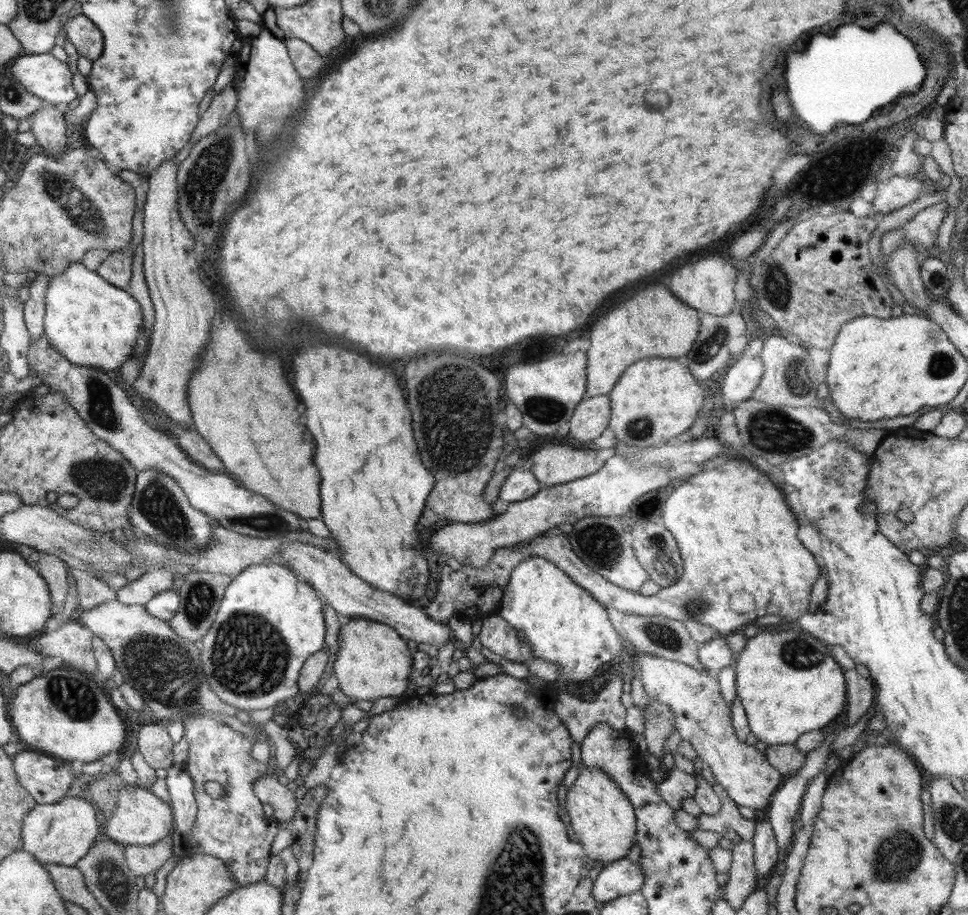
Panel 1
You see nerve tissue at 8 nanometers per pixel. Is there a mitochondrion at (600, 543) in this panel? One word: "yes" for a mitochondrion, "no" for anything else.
yes

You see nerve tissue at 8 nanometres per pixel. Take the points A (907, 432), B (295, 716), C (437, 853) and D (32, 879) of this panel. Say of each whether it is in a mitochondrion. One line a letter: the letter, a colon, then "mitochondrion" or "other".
A: other
B: other
C: other
D: other

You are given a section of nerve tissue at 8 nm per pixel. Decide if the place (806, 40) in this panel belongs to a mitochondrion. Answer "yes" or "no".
no

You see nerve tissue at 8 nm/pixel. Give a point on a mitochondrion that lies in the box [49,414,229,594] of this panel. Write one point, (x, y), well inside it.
(158, 507)

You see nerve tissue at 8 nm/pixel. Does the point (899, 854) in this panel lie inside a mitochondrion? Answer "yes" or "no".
yes

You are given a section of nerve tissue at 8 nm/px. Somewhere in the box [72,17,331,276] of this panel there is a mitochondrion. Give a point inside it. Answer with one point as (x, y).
(204, 179)

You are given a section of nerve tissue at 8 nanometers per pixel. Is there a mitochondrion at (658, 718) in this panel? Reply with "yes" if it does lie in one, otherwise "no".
yes

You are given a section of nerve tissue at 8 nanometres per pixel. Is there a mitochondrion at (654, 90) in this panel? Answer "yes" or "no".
yes

